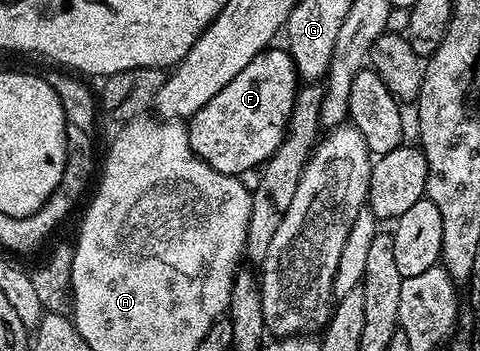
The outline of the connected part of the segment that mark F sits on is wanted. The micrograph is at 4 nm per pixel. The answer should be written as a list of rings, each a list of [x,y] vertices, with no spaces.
[[[271,46],[252,57],[252,61],[248,61],[248,65],[244,65],[244,69],[240,69],[240,73],[236,73],[236,77],[232,77],[232,81],[228,81],[228,85],[224,85],[224,89],[220,89],[220,93],[216,93],[216,97],[212,97],[208,105],[204,105],[204,109],[200,109],[189,119],[186,129],[188,141],[194,152],[208,165],[212,165],[212,169],[225,175],[242,177],[245,176],[245,171],[250,171],[253,167],[254,170],[261,168],[263,163],[270,160],[272,153],[280,149],[286,136],[294,98],[298,96],[300,76],[289,50],[279,47]]]

